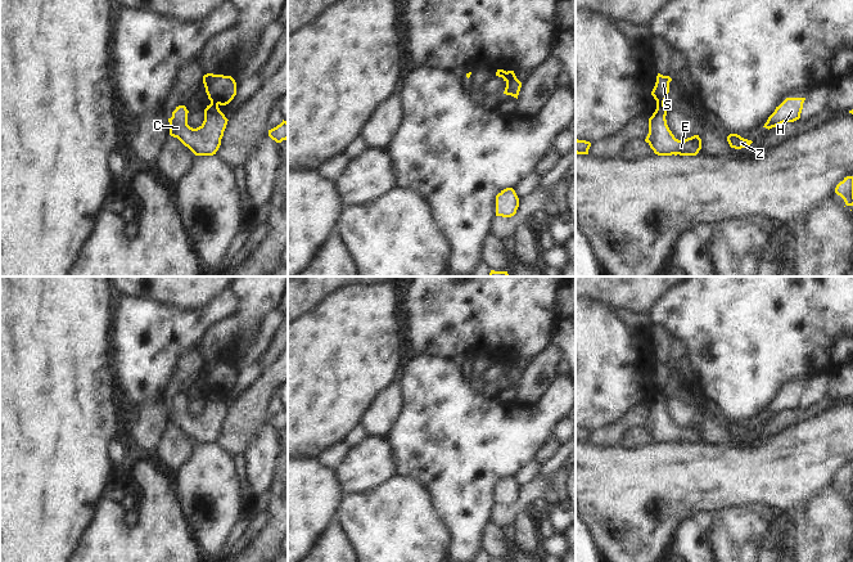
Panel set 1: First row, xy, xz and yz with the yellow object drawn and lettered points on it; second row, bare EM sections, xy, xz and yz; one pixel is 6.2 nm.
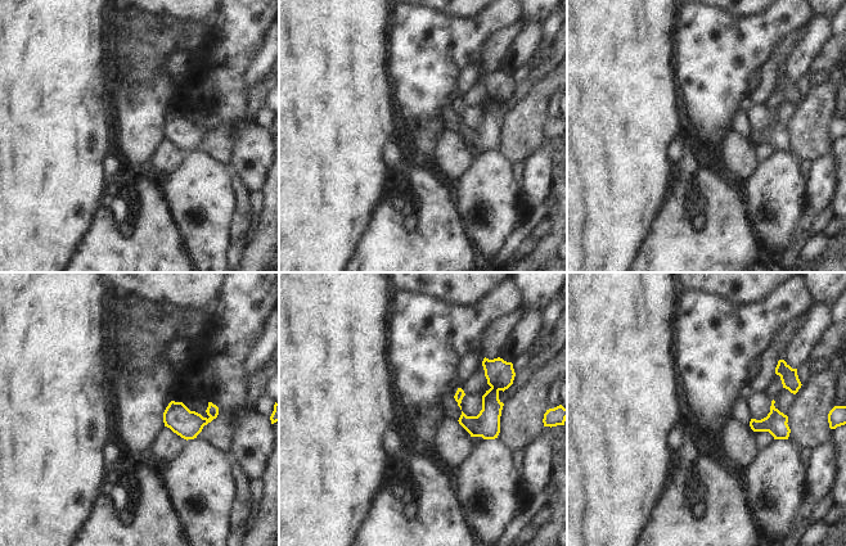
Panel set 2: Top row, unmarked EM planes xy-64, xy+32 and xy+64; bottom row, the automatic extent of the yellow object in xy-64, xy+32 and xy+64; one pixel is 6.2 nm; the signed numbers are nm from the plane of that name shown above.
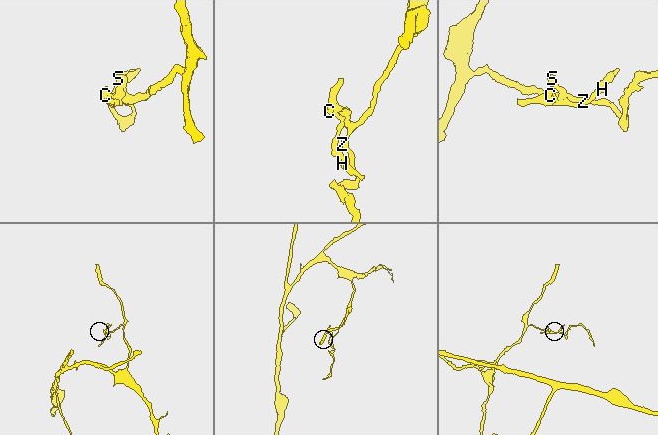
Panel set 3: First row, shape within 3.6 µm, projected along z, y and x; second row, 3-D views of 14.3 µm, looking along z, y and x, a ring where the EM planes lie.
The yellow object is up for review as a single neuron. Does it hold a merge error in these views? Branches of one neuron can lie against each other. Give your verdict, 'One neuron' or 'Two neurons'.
Two neurons

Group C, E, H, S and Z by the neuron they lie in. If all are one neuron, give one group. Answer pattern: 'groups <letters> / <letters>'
groups C E H / S Z

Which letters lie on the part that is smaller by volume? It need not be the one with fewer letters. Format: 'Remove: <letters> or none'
Remove: C, E, H

